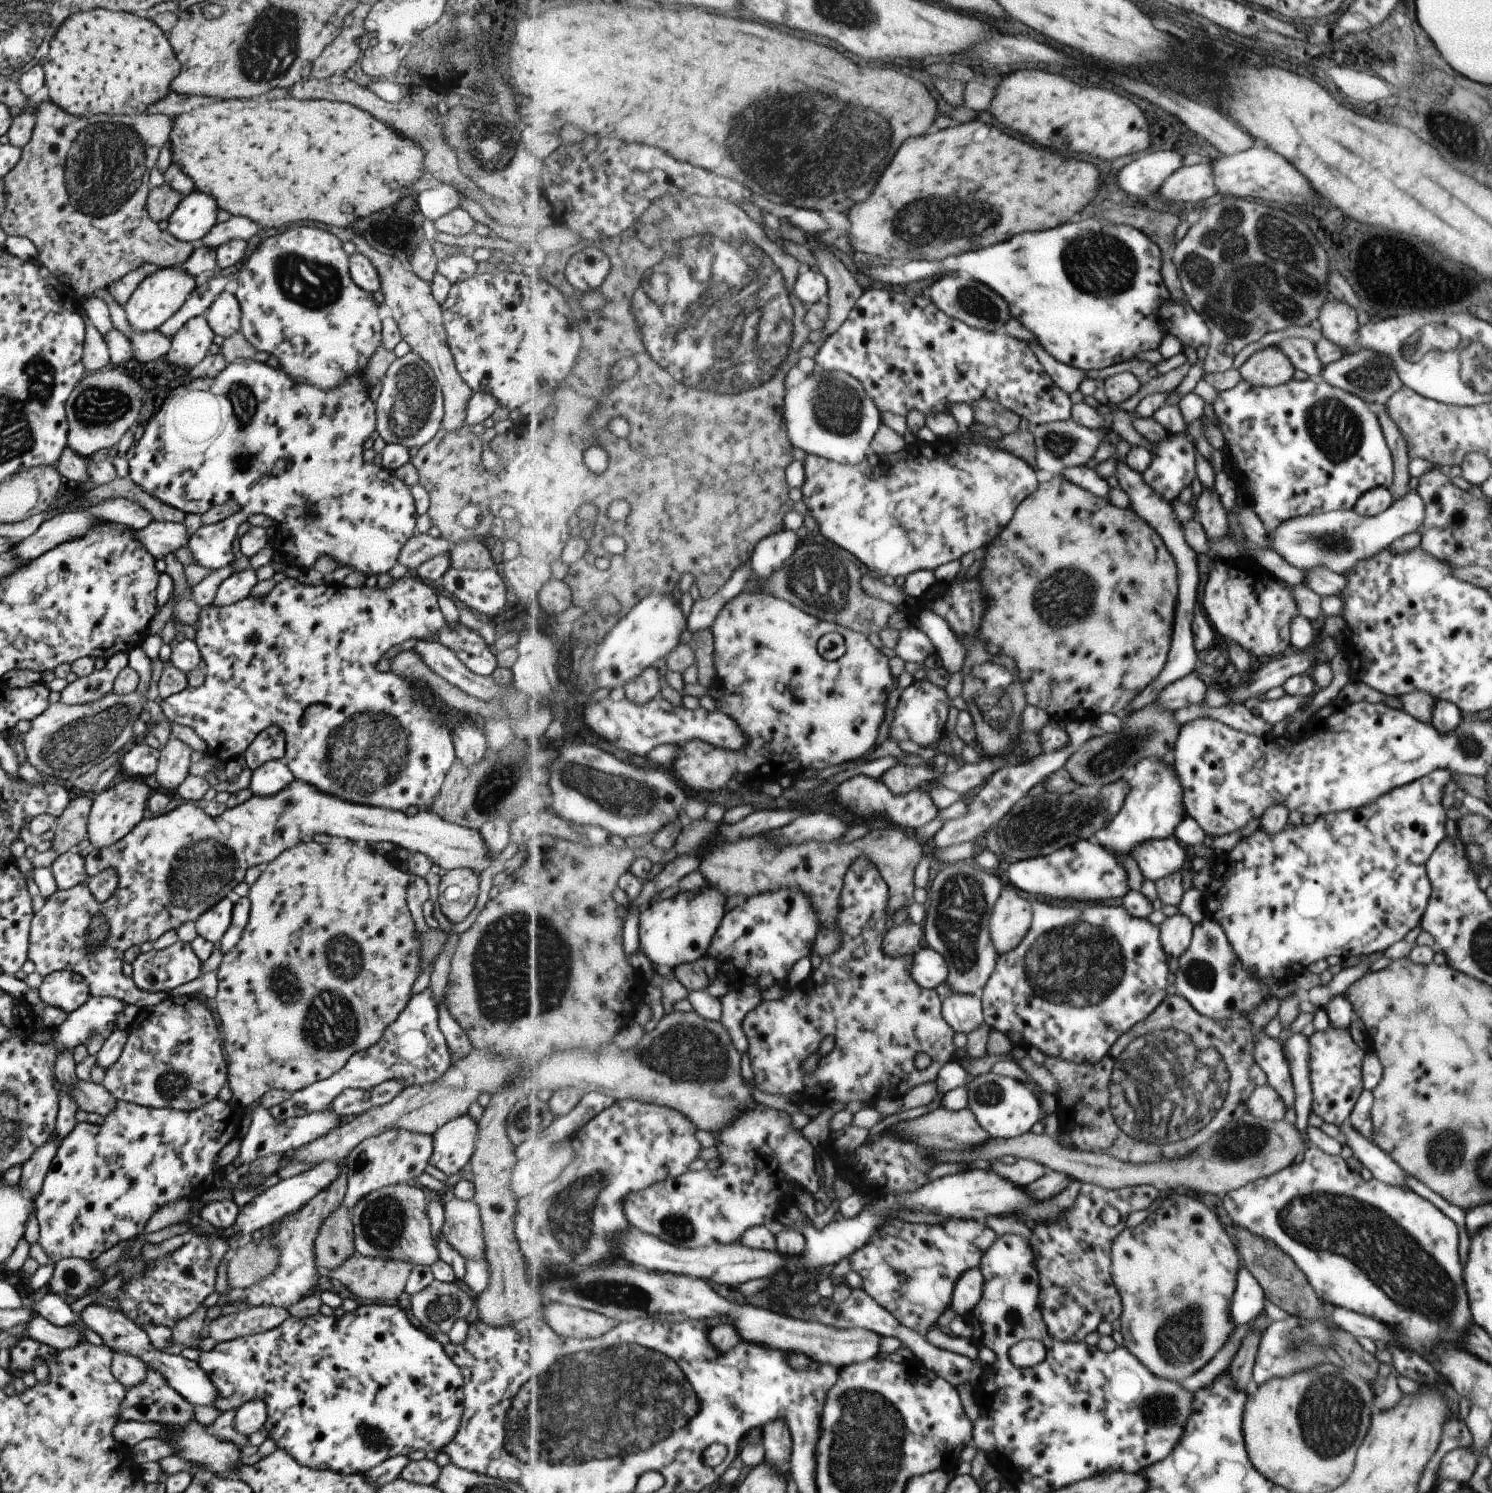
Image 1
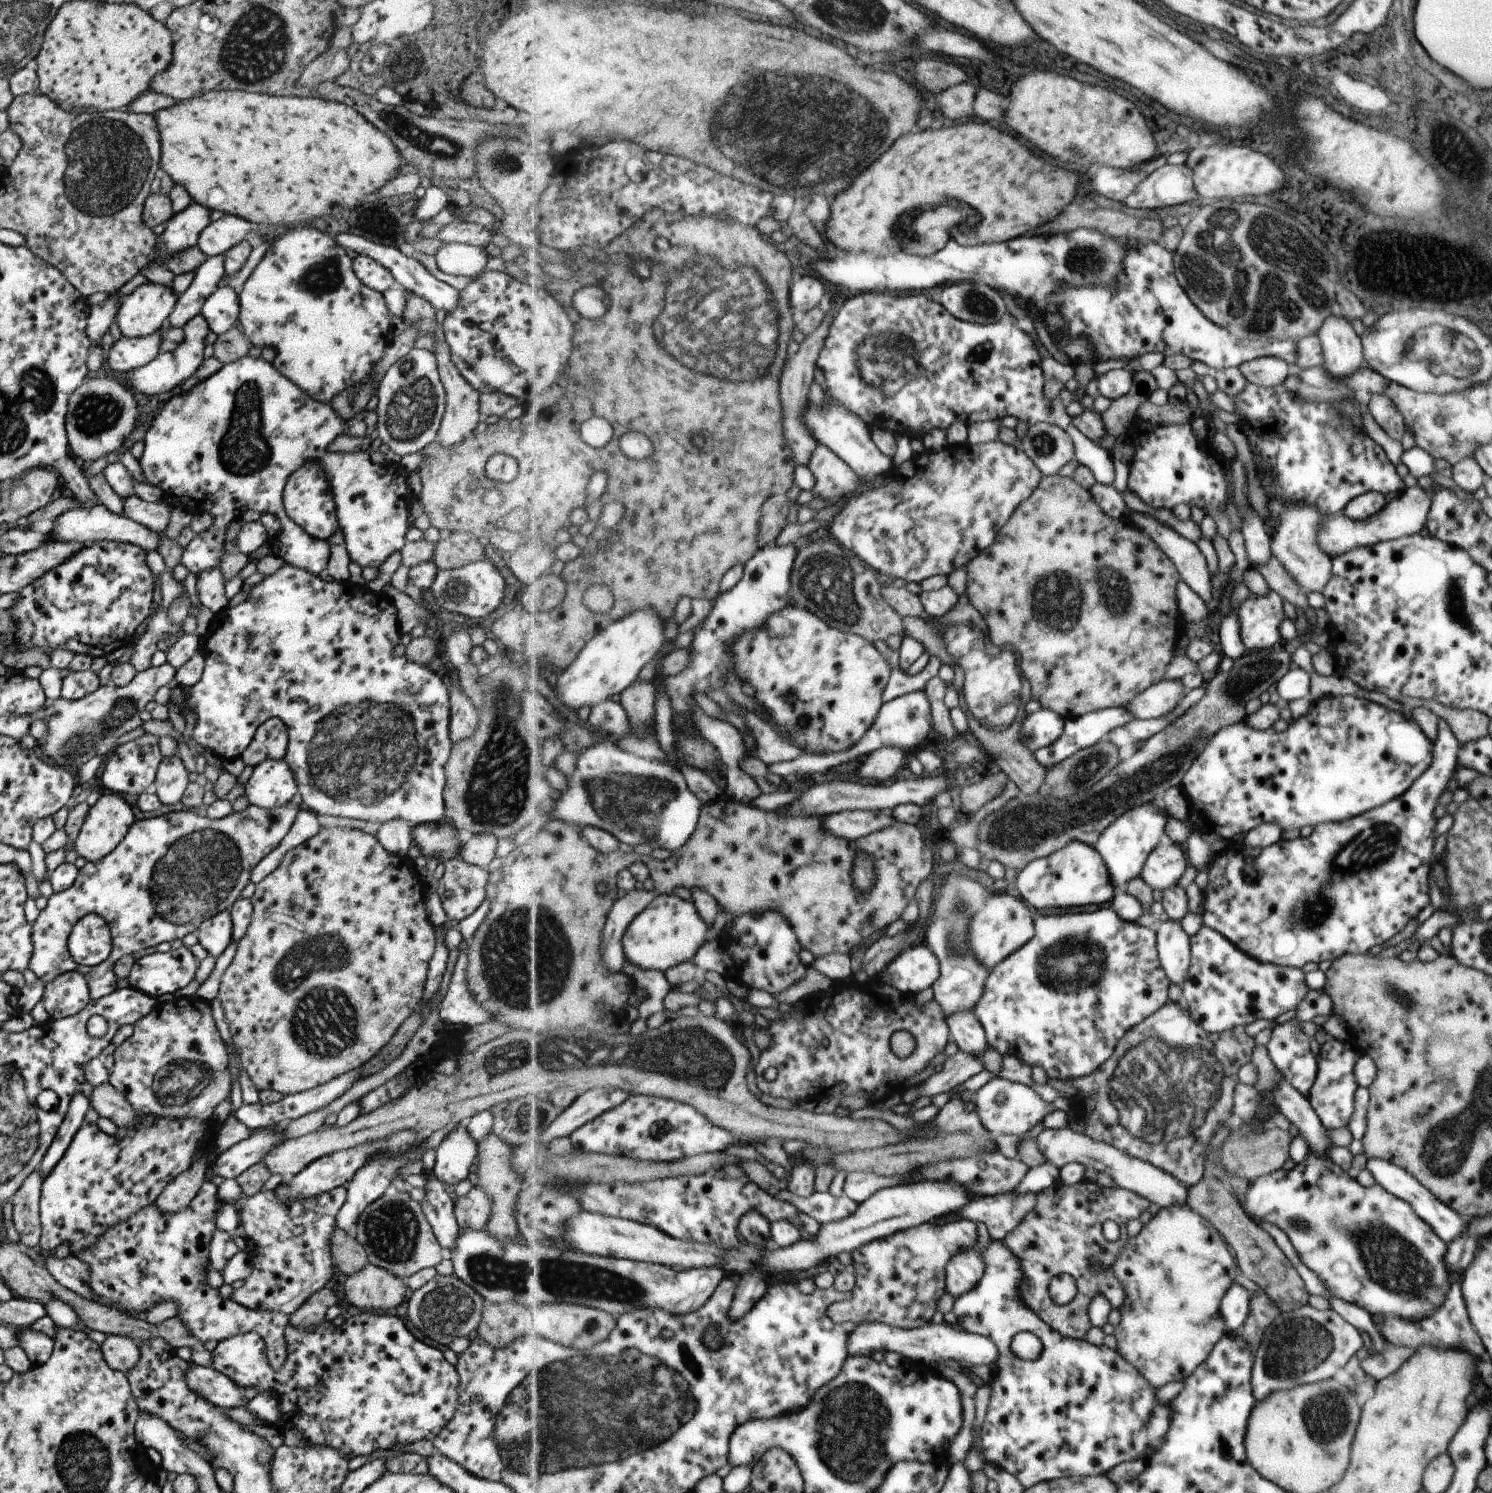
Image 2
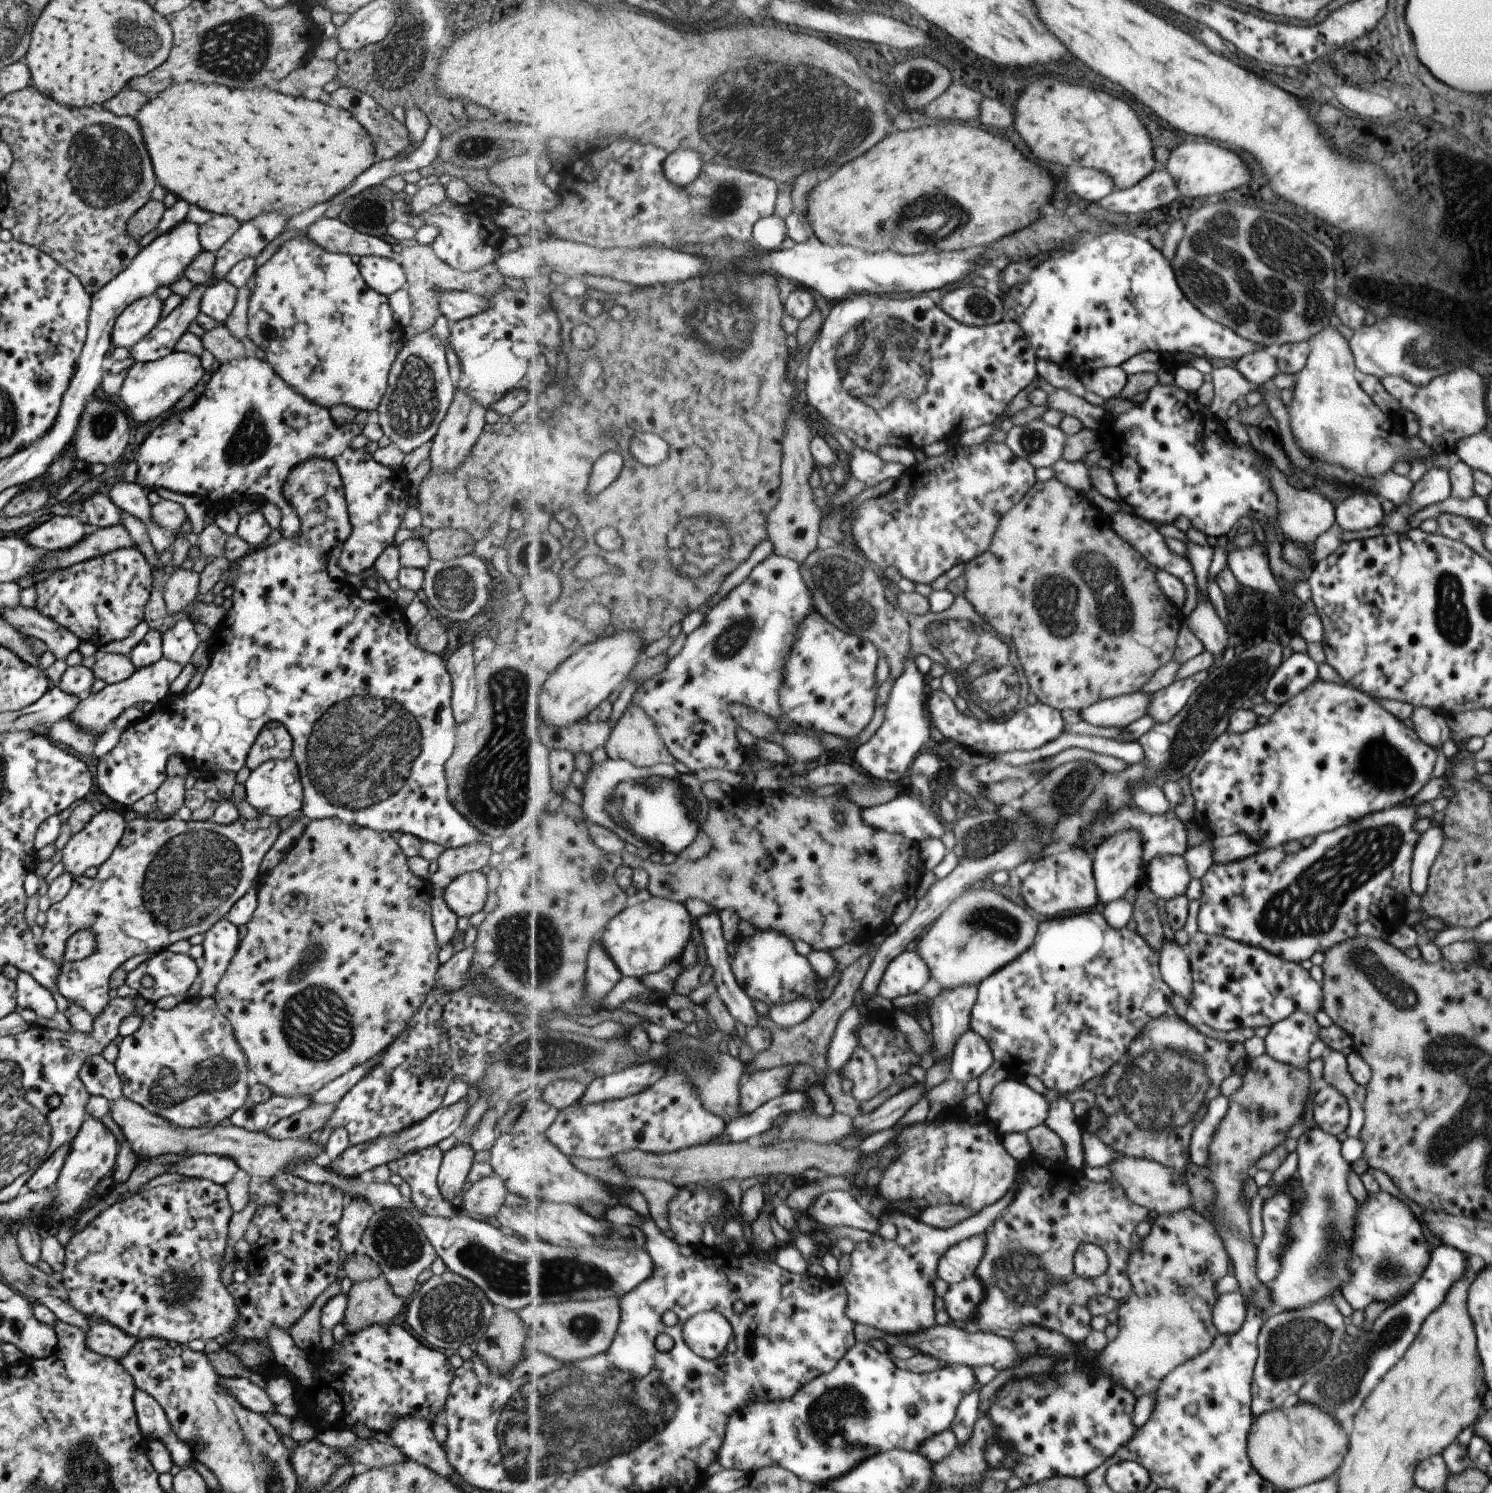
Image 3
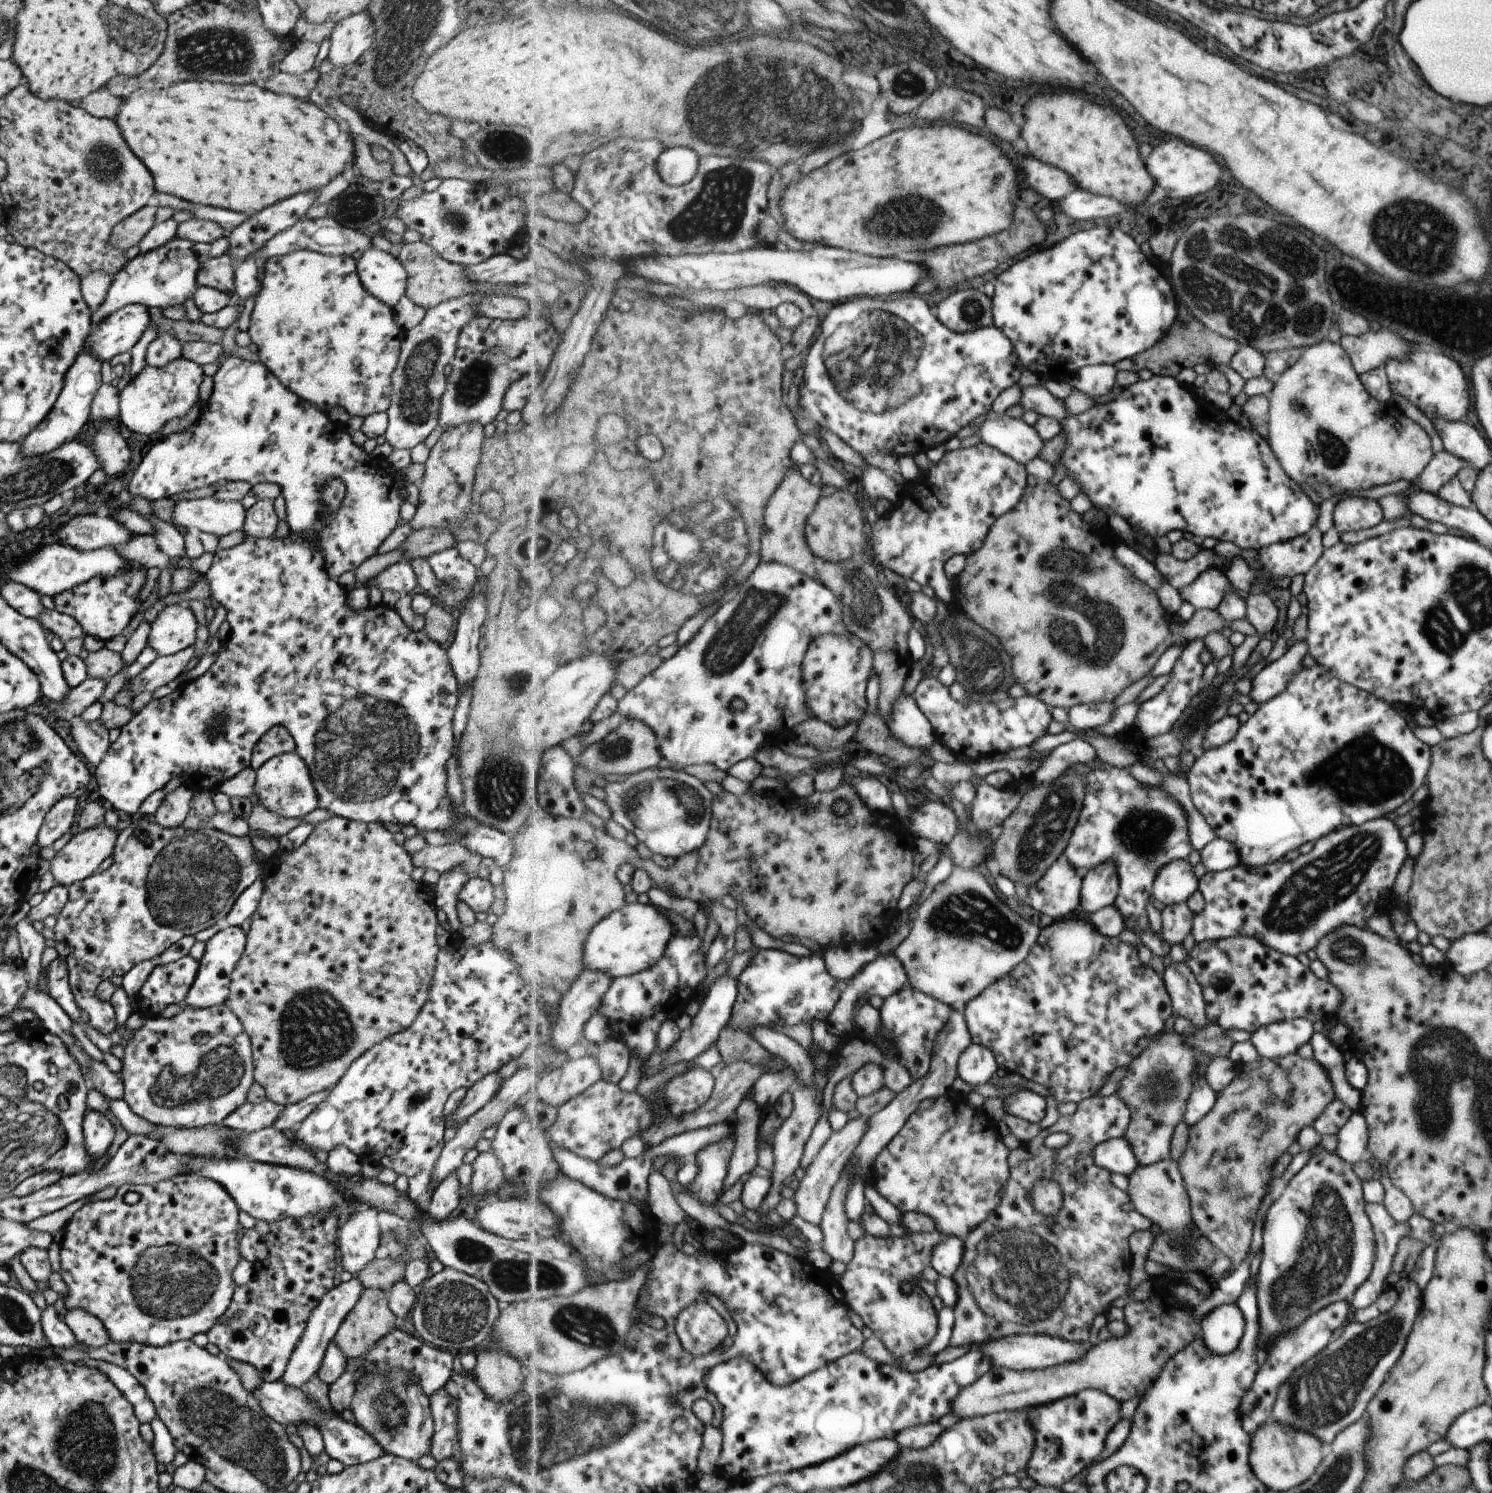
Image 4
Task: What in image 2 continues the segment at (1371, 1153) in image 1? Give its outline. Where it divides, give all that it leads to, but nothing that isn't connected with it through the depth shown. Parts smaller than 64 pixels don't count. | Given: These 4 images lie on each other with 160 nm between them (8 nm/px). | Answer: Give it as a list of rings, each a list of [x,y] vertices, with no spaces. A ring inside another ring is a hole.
[[[1369,1157],[1366,1159],[1365,1169],[1371,1173],[1374,1181],[1378,1185],[1381,1185],[1381,1188],[1386,1189],[1389,1193],[1392,1193],[1393,1196],[1400,1197],[1401,1200],[1408,1202],[1417,1212],[1417,1216],[1425,1220],[1425,1222],[1433,1228],[1436,1235],[1440,1237],[1442,1241],[1445,1241],[1447,1245],[1453,1239],[1456,1239],[1459,1233],[1464,1231],[1467,1223],[1463,1222],[1455,1211],[1445,1206],[1440,1200],[1437,1200],[1429,1190],[1422,1184],[1419,1184],[1413,1176],[1406,1170],[1398,1167],[1395,1163],[1377,1157]]]

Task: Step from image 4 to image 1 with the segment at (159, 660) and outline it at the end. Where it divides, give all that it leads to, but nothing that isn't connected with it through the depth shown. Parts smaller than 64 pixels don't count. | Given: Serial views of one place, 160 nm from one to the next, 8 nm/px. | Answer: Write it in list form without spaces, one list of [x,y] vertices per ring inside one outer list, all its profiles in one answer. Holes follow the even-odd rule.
[[[133,690],[131,694],[107,692],[99,700],[84,704],[49,703],[39,716],[30,721],[29,731],[21,737],[25,759],[45,776],[75,782],[92,766],[115,752],[123,752],[124,744],[133,736],[133,723],[139,718],[146,700],[146,692],[139,694],[139,690]]]

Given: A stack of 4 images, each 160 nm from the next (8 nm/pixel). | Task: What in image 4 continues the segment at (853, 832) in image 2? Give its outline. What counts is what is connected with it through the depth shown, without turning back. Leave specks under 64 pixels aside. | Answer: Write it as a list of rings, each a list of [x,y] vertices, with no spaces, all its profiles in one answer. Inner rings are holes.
[[[925,801],[918,807],[911,808],[911,811],[908,830],[918,838],[950,845],[959,832],[957,812],[952,806],[945,806],[941,801]]]

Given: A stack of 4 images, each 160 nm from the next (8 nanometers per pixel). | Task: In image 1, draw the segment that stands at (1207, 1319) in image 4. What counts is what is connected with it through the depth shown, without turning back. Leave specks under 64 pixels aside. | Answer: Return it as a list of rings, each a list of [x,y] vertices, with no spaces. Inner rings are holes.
[[[1241,1268],[1229,1300],[1229,1318],[1233,1321],[1235,1331],[1237,1326],[1251,1323],[1251,1320],[1264,1312],[1265,1299],[1265,1294],[1255,1282],[1254,1276]]]

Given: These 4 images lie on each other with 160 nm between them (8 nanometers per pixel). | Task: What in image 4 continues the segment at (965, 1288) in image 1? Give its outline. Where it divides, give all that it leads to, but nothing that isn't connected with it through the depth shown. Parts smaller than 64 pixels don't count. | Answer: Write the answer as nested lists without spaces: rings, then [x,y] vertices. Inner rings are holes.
[[[947,1238],[940,1245],[937,1244],[937,1248],[933,1248],[932,1268],[937,1270],[941,1277],[953,1278],[963,1262],[965,1251],[966,1242],[962,1238]]]

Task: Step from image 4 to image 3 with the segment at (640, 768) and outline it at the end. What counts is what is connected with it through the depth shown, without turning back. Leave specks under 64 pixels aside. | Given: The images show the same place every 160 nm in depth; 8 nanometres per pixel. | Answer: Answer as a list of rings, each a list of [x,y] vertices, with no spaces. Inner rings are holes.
[[[635,702],[623,713],[623,716],[614,726],[609,740],[605,745],[607,756],[614,759],[627,759],[633,764],[641,767],[652,767],[656,764],[677,764],[676,756],[668,749],[664,738],[658,731],[656,722],[652,716],[640,705]]]

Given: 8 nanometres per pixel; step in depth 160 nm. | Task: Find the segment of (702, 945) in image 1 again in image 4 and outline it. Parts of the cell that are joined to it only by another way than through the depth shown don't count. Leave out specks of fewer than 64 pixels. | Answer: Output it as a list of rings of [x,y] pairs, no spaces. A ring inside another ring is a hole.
[[[626,904],[593,928],[583,950],[585,970],[599,970],[611,978],[632,976],[653,967],[665,955],[675,927],[653,904]]]

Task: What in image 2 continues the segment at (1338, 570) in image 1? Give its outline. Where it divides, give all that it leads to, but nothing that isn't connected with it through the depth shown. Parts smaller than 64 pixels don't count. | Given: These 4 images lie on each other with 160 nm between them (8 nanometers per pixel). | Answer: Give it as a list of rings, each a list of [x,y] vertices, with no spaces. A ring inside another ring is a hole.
[[[1415,485],[1405,487],[1403,492],[1389,500],[1388,504],[1375,515],[1353,520],[1345,514],[1335,515],[1333,518],[1324,518],[1318,524],[1316,532],[1317,546],[1329,558],[1339,557],[1344,553],[1359,547],[1371,547],[1381,541],[1400,539],[1401,537],[1417,534],[1427,522],[1428,508],[1431,506],[1431,496],[1428,491]]]

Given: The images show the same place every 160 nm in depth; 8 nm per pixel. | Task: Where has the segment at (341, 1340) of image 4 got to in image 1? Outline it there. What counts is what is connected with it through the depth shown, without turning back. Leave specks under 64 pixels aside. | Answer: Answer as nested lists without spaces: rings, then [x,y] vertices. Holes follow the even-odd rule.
[[[358,1254],[351,1255],[341,1266],[335,1269],[316,1268],[319,1276],[328,1279],[334,1278],[352,1293],[357,1299],[367,1300],[371,1303],[395,1303],[396,1299],[404,1292],[407,1276],[411,1273],[411,1264],[401,1260],[383,1260],[381,1258],[367,1258]]]

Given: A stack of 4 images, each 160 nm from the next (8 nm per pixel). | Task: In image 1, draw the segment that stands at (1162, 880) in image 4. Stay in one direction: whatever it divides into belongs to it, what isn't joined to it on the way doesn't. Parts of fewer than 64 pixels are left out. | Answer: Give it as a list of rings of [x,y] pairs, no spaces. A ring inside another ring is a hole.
[[[1172,835],[1167,839],[1149,840],[1139,844],[1132,856],[1137,860],[1145,879],[1156,883],[1161,878],[1182,872],[1183,864],[1189,862],[1187,851]]]

